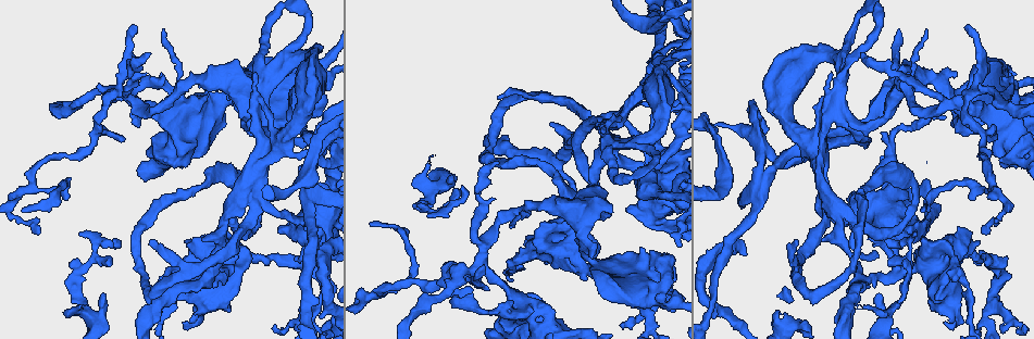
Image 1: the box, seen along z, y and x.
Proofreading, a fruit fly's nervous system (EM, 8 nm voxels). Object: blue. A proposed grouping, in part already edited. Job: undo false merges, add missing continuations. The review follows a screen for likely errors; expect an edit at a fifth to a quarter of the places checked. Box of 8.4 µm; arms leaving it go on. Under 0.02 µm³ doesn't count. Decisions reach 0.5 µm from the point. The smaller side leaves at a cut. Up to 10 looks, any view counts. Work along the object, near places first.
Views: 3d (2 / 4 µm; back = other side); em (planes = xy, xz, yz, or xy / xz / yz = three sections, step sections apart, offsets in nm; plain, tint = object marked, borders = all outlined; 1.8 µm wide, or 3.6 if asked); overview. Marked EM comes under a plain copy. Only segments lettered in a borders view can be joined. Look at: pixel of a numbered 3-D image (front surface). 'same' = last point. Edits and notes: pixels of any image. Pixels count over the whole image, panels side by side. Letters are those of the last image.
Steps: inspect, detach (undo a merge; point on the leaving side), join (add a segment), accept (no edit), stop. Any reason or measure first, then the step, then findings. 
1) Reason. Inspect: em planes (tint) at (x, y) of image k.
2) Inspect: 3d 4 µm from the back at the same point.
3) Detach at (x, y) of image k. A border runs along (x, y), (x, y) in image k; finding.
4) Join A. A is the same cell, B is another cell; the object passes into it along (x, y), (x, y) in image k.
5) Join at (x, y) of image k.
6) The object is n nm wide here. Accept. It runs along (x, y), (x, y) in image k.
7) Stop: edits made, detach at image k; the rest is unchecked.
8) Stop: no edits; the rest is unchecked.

Sharp bend. Inspect: 3d 2 µm from the back at (296, 48) of image 1.

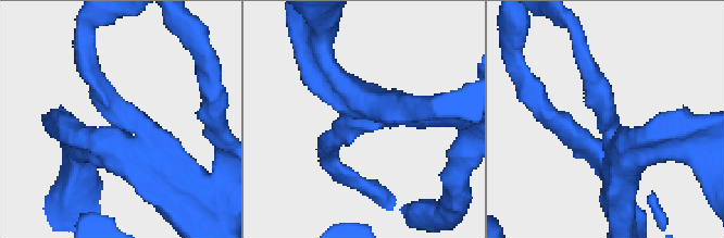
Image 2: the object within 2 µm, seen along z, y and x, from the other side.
Need the tissue. Inspect: em xz step 4 (tint) at (606, 119) of image 2.

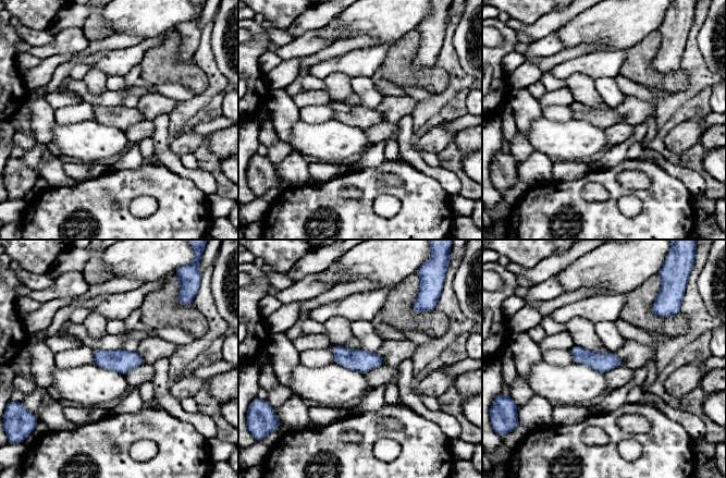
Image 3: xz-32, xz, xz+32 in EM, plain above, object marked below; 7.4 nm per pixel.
Inspect: em planes (borders) at the same point.

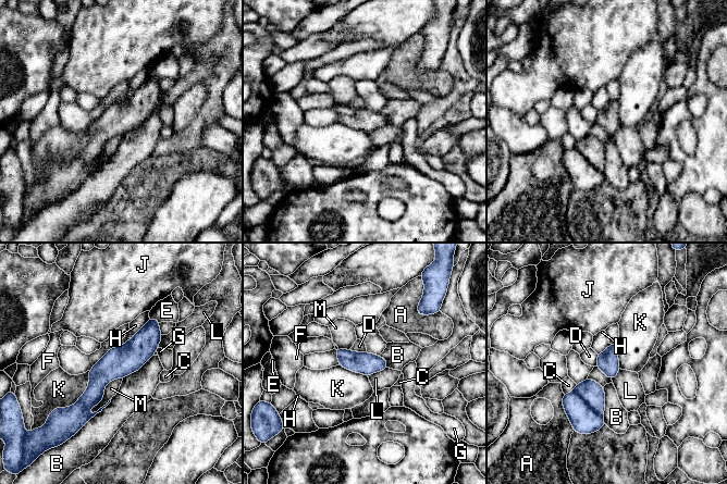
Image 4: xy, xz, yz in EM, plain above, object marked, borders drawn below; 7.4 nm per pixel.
The object is 160 nm wide here. Accept. A, B, C, D, E, F, G, H, J, K, L and M are other cells; a border runs along (122, 377), (105, 386), (90, 414) in image 4; all the same neuron.

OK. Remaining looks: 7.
Touches itself. Inspect: em planes (borders) at (261, 119) of image 1.

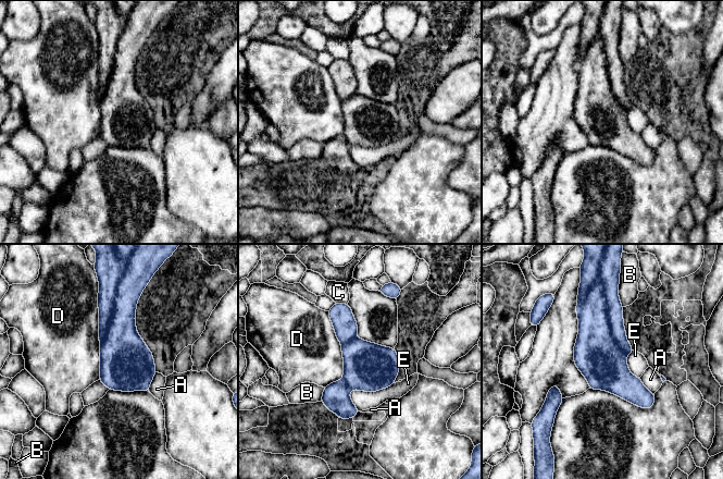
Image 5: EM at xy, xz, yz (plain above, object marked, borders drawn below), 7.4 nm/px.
The object is 360 nm wide here. Accept. A, B, C, D and E are other cells; a border runs along (97, 293), (99, 379) in image 5; continuous, no second neuron.

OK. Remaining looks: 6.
Looks like a crossing. Inspect: em planes (borders) at (259, 199) of image 1.

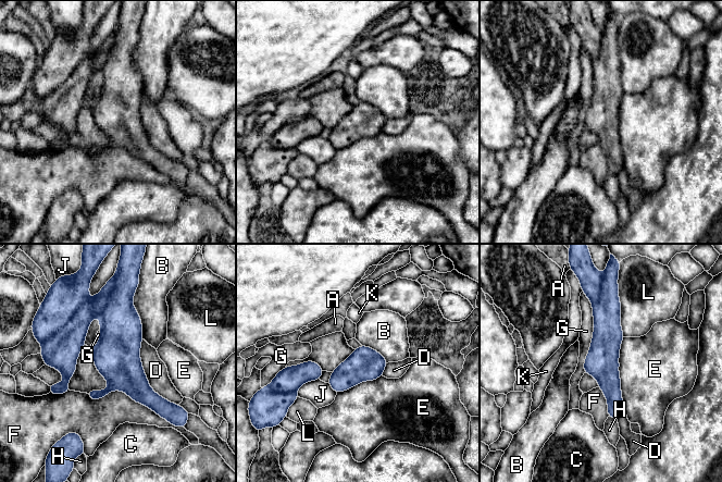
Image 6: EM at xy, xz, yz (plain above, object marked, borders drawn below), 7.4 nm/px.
Accept. A, B, C, D, E, F, G, H, J, K and L are other cells; continuous, no second neuron.

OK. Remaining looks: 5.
Sudden change in width. Inspect: 3d 4 µm at (884, 223) of image 1.

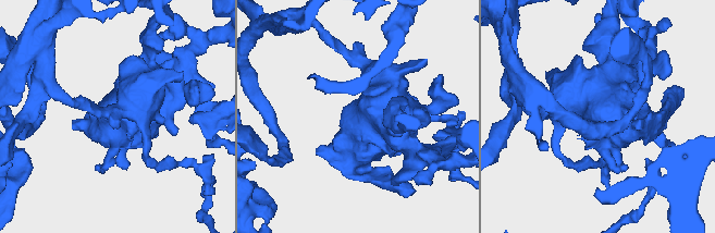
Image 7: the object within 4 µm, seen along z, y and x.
Now the EM. Inspect: em 3.6 µm yz step 4 (tint) at (599, 113) of image 7.

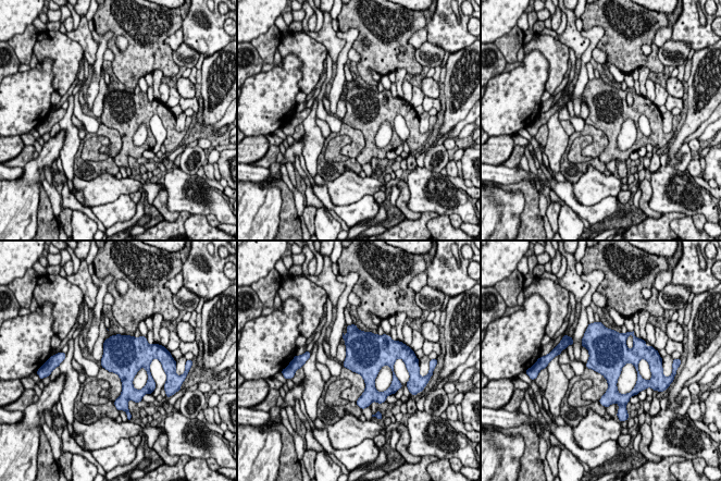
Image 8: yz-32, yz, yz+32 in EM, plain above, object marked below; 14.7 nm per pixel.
Cut it another way. Inspect: em 3.6 µm planes (borders) at the same point.

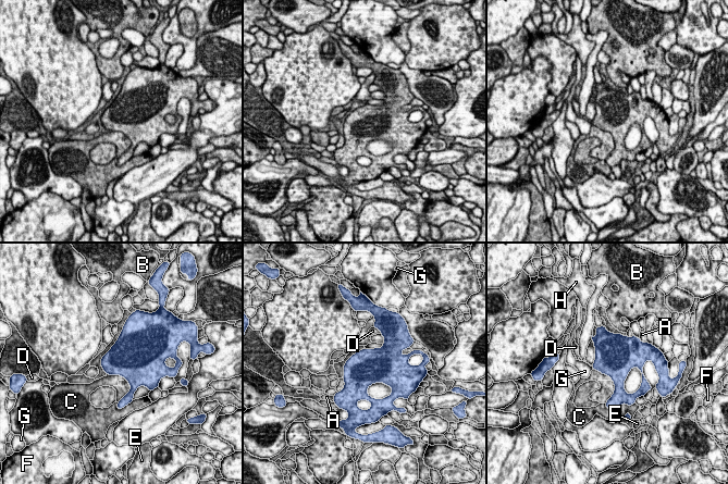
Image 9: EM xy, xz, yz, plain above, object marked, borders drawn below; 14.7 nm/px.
The object is 550 nm wide here; the longest contact is with C, 340 nm. Accept. A, B, C, D, E, F, G and H are other cells; continuous, no second neuron.

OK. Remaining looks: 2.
Stop: no edits; the rest is unchecked.

